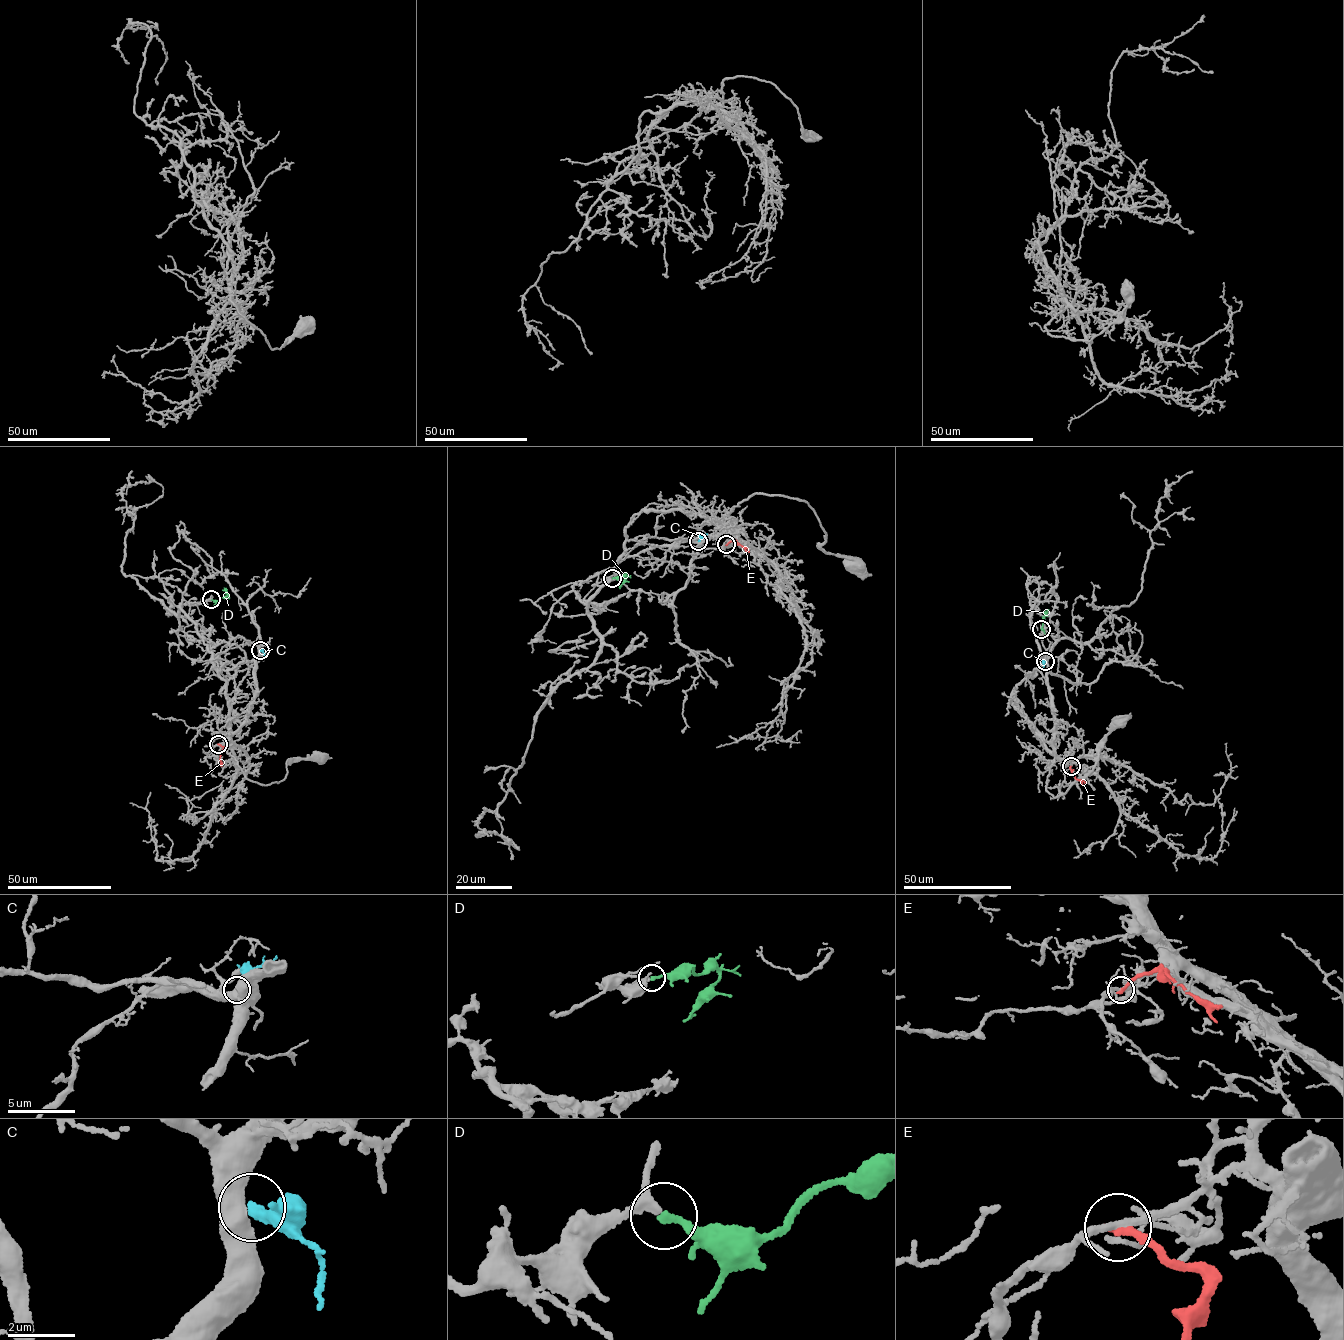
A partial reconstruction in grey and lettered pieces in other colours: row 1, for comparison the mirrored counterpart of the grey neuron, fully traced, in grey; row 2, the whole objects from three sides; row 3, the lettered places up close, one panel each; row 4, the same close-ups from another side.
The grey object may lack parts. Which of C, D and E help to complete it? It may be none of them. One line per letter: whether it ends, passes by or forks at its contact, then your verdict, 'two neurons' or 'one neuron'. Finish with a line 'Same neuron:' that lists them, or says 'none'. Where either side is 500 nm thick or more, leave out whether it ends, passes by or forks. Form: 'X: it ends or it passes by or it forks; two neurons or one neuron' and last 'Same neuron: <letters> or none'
C: two neurons
D: it ends; one neuron
E: it ends; two neurons
Same neuron: D

